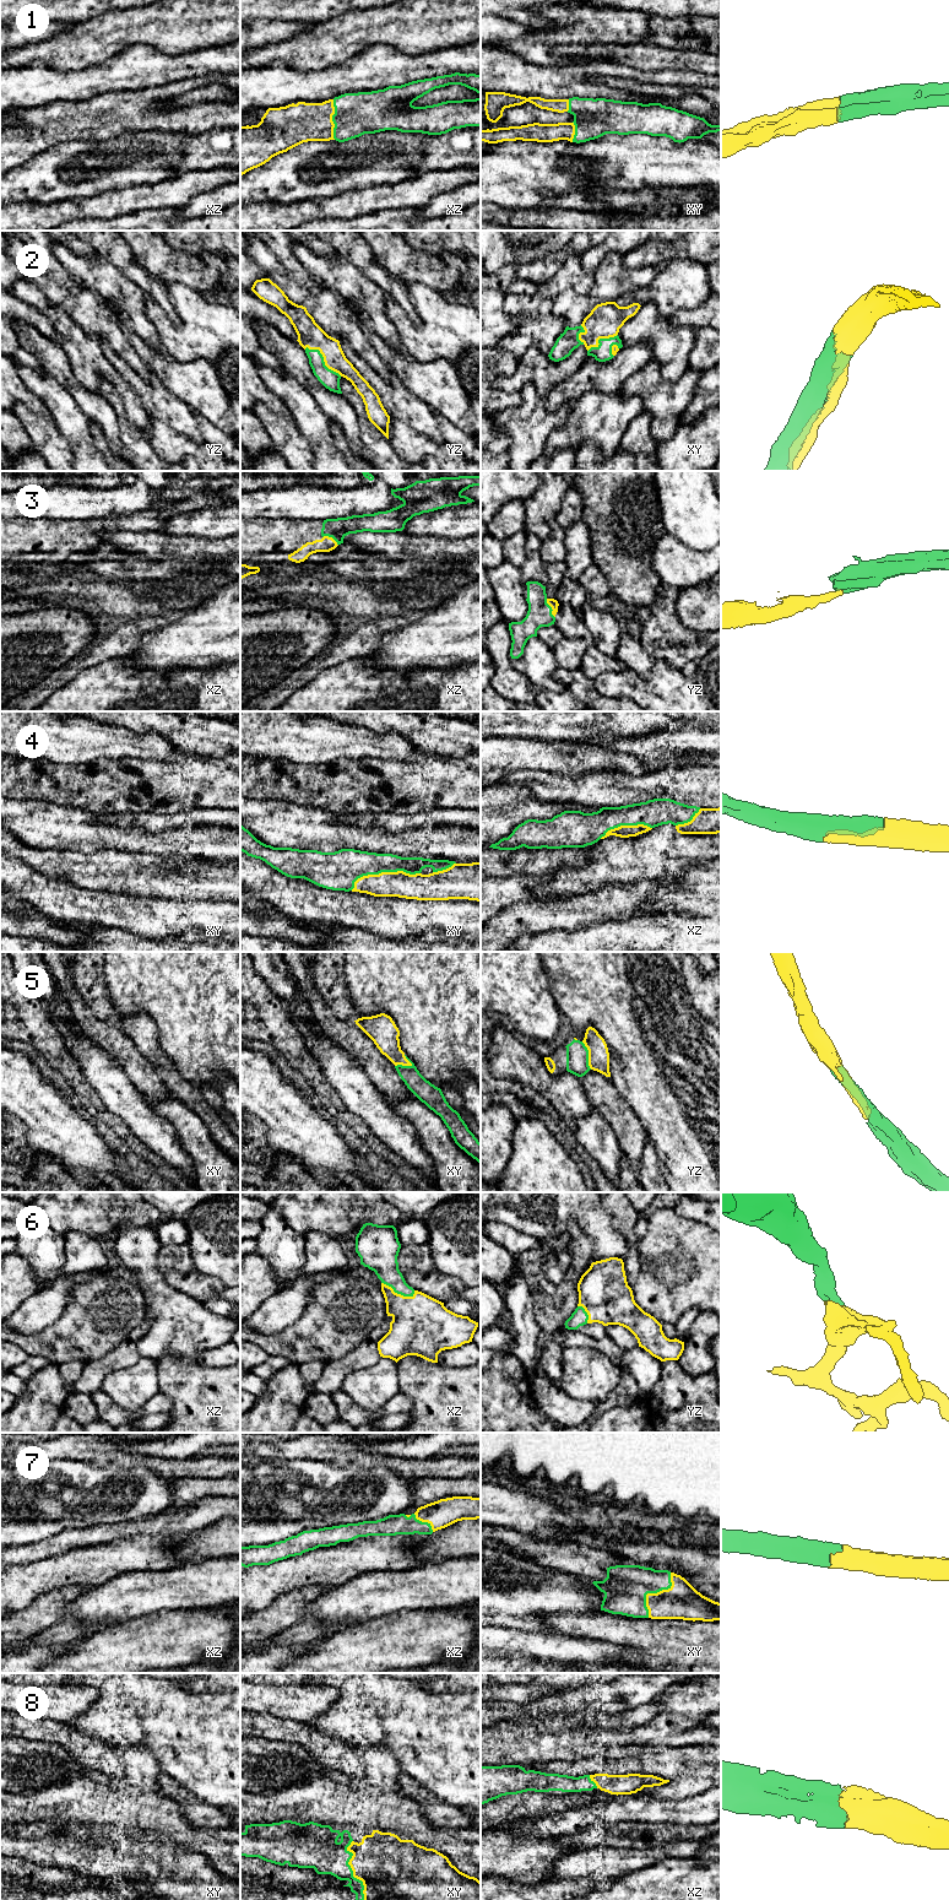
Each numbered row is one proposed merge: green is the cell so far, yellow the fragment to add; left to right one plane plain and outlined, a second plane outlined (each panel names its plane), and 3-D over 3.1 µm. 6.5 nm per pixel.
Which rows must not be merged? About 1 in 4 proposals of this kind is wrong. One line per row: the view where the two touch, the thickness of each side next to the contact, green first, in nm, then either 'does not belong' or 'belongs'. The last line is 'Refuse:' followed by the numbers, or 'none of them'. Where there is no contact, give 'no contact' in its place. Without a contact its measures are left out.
1: xz | 280/260 nm | belongs
2: yz | 120/170 nm | belongs
3: yz | 160/60 nm | belongs
4: xy | 220/170 nm | belongs
5: yz | 140/140 nm | belongs
6: xz | 190/380 nm | belongs
7: xy | 280/240 nm | belongs
8: xy | 260/400 nm | belongs
Refuse: none of them

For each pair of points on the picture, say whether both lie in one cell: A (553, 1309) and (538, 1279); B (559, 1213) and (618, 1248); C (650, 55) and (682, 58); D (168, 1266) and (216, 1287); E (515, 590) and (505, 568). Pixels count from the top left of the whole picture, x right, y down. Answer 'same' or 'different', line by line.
A: same
B: same
C: same
D: same
E: same

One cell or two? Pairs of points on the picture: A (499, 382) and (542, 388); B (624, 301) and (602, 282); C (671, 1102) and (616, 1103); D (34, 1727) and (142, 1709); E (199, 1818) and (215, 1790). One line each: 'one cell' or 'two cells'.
A: one cell
B: two cells
C: two cells
D: two cells
E: two cells

